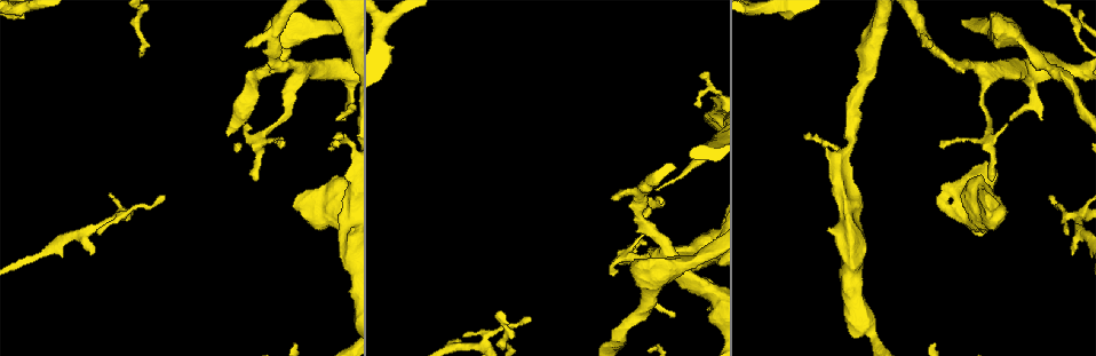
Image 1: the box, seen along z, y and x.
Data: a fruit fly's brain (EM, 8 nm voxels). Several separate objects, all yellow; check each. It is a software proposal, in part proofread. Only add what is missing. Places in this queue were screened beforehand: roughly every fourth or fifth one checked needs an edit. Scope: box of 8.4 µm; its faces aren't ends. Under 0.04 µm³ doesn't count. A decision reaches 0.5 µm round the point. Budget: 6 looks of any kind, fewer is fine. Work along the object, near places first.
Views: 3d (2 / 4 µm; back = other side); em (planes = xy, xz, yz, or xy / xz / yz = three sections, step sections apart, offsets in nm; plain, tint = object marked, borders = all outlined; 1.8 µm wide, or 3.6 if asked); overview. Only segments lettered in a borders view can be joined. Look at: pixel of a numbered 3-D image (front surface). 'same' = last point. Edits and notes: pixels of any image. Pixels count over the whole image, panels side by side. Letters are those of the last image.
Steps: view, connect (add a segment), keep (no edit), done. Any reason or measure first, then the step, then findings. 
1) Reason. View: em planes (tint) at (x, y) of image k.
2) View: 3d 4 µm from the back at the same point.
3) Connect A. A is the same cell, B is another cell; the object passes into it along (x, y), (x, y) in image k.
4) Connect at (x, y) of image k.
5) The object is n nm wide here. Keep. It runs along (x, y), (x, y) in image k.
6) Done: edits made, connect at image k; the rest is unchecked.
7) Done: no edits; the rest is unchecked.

Branch stops here. View: 3d 4 µm at (612, 198) of image 1.

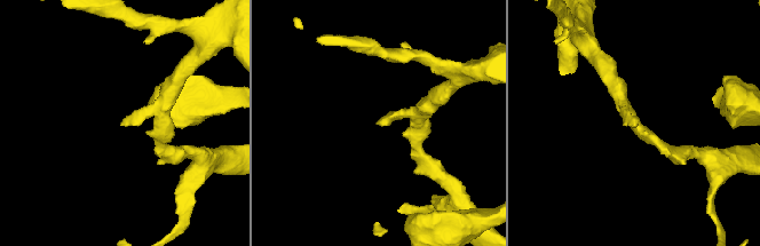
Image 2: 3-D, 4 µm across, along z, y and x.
Need the tissue. View: em xy step 8 (tint) at (377, 123) of image 2.

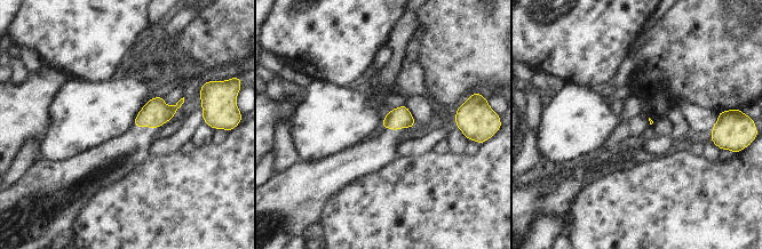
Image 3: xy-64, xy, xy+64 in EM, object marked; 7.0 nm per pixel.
View: em xy step 8 (borders) at the same point.

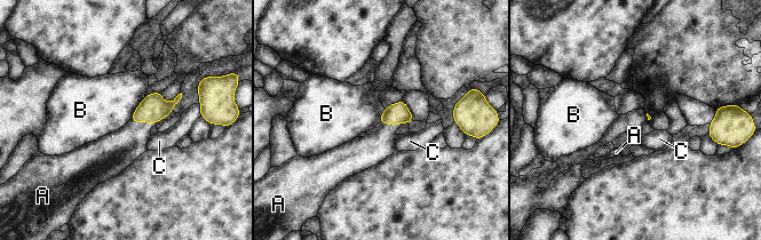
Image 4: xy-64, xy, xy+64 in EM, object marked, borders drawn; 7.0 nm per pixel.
Connect A. A is the same cell, B and C are other cells; the object passes into it along (152, 109), (143, 121), (120, 149) in image 4; it goes on there.

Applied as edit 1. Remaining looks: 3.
Redraw. View: overview.

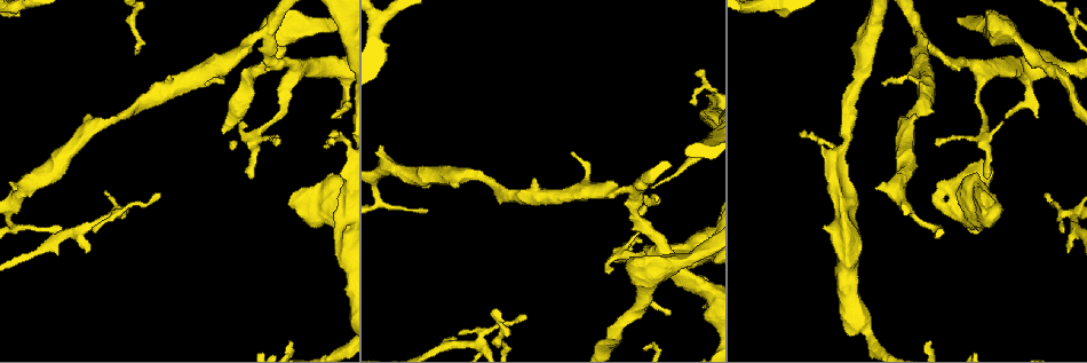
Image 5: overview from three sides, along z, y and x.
View: em yz step 8 (tint) at (251, 177) of image 5.

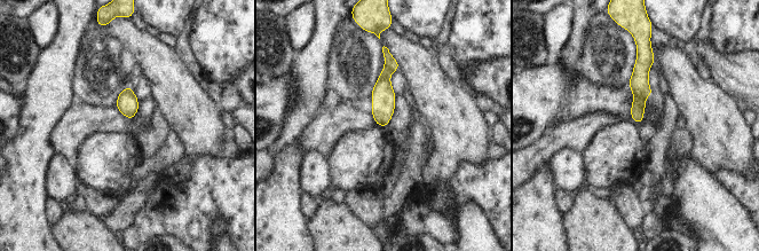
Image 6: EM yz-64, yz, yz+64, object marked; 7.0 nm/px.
Cut it another way. View: em planes (borders) at the same point.

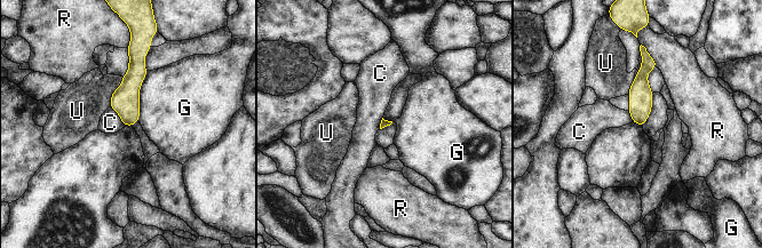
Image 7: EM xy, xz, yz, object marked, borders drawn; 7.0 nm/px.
Keep. C, G, R and U are other cells; no lettered segment goes on from it.

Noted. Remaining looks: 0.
Done: edits made, connect at image 4; the rest is unchecked.

